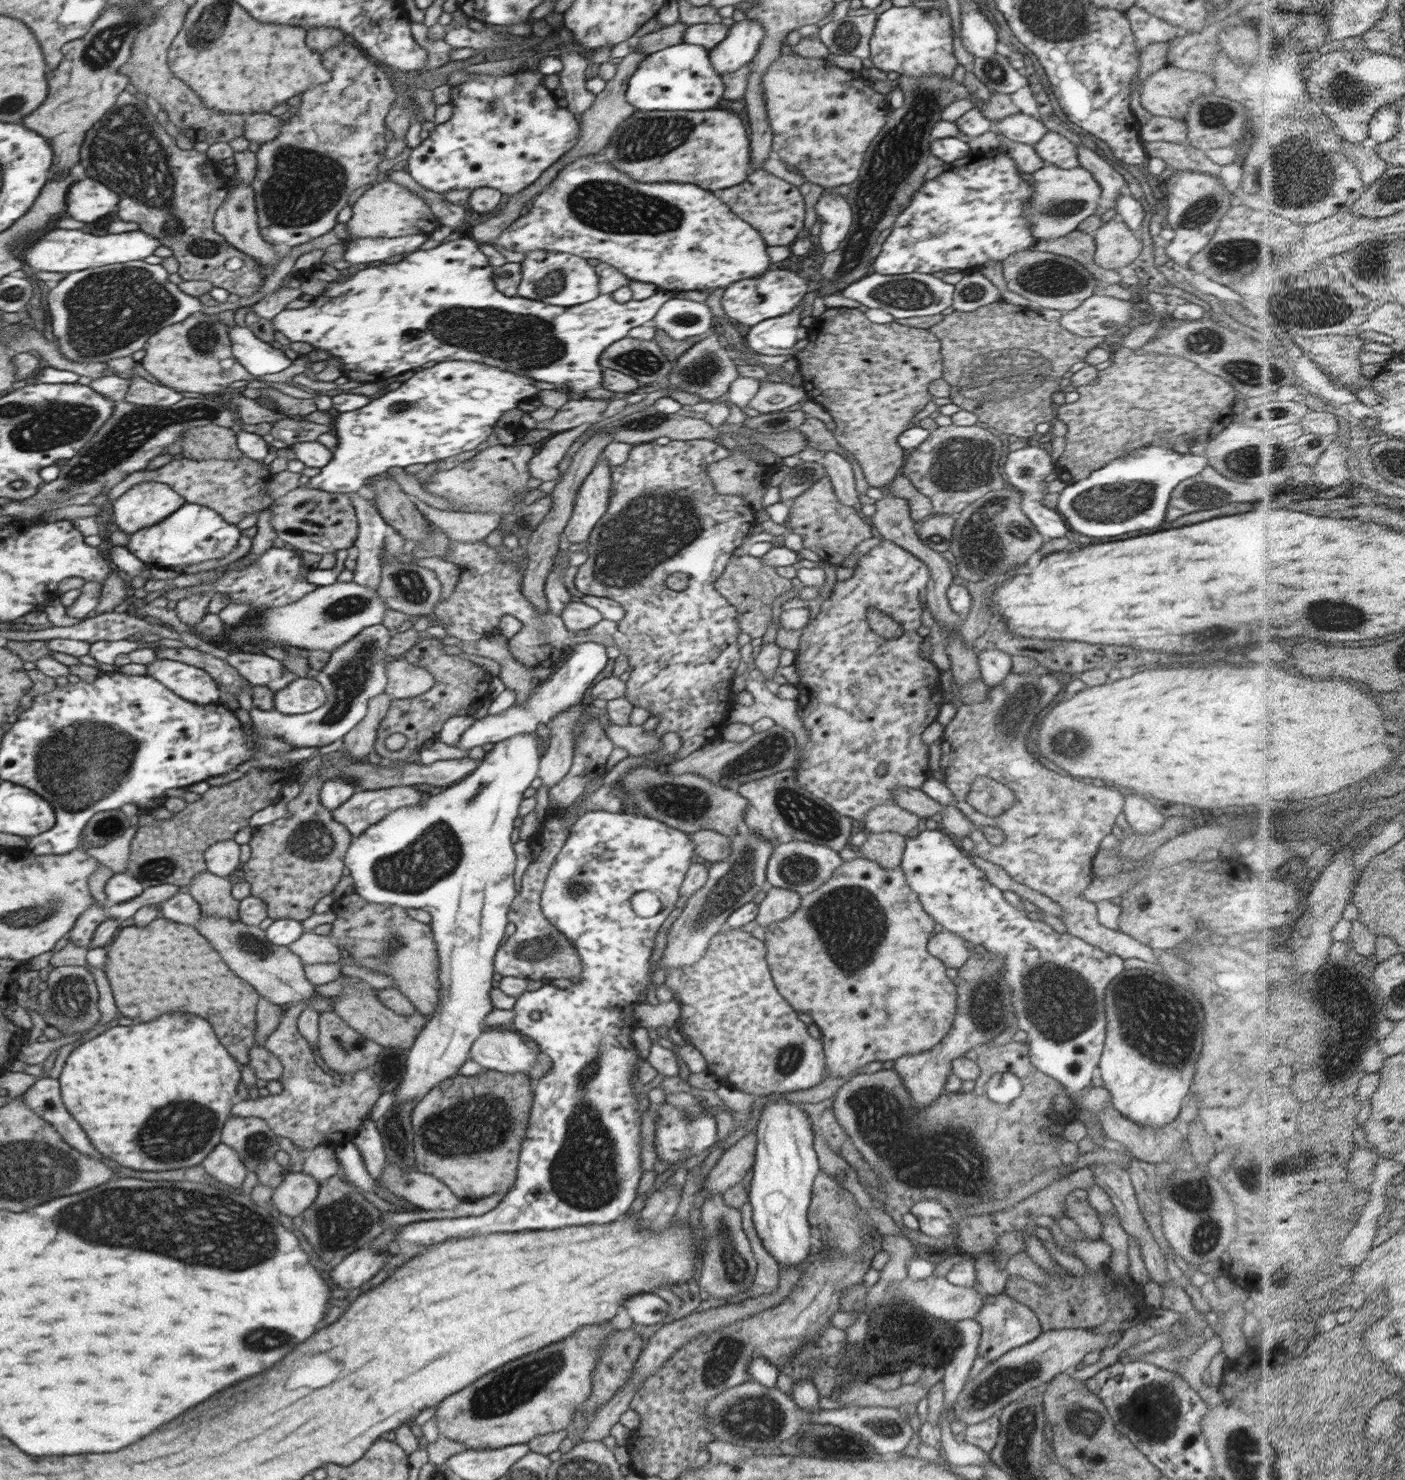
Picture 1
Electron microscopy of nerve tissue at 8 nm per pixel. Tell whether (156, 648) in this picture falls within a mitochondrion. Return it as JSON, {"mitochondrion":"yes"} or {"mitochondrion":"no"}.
{"mitochondrion":"no"}

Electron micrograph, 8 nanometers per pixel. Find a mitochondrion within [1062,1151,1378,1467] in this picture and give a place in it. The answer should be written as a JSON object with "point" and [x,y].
{"point":[1150,1413]}

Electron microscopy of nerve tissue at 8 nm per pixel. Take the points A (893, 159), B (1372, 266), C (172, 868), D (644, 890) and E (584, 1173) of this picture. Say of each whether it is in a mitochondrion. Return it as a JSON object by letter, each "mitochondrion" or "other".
{"A":"mitochondrion","B":"mitochondrion","C":"mitochondrion","D":"other","E":"mitochondrion"}

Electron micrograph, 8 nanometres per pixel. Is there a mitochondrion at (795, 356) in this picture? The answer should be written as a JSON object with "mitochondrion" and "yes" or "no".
{"mitochondrion":"no"}

